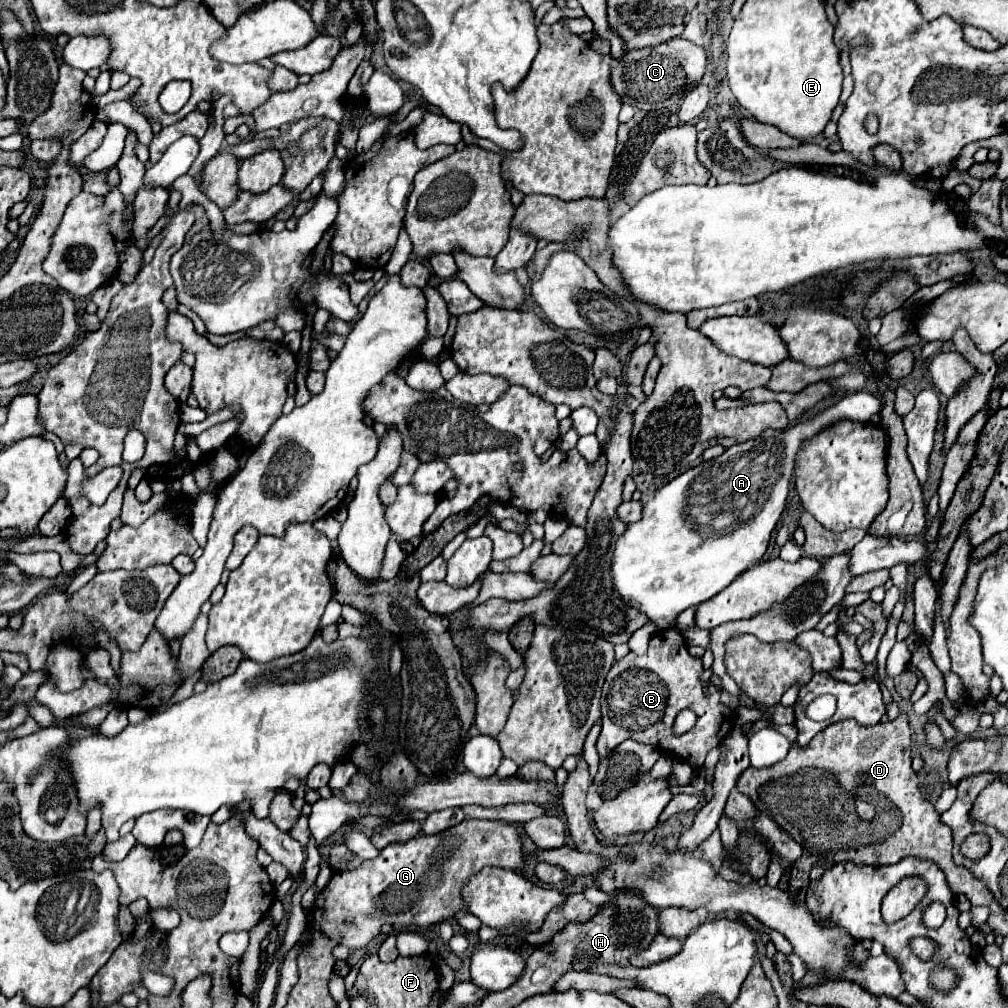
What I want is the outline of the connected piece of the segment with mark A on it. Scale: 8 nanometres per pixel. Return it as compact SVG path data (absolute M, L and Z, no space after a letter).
M869 392L847 394L837 404L821 412L807 412L795 424L789 424L781 432L771 428L757 438L727 448L719 458L701 462L699 466L683 472L681 476L659 488L651 500L645 500L643 518L635 524L629 524L617 542L611 568L615 576L615 590L659 628L675 624L675 618L683 610L699 606L701 602L713 598L717 592L727 588L743 570L761 562L769 546L769 536L785 510L801 446L835 422L867 422L877 412L881 412L881 400L877 396Z

